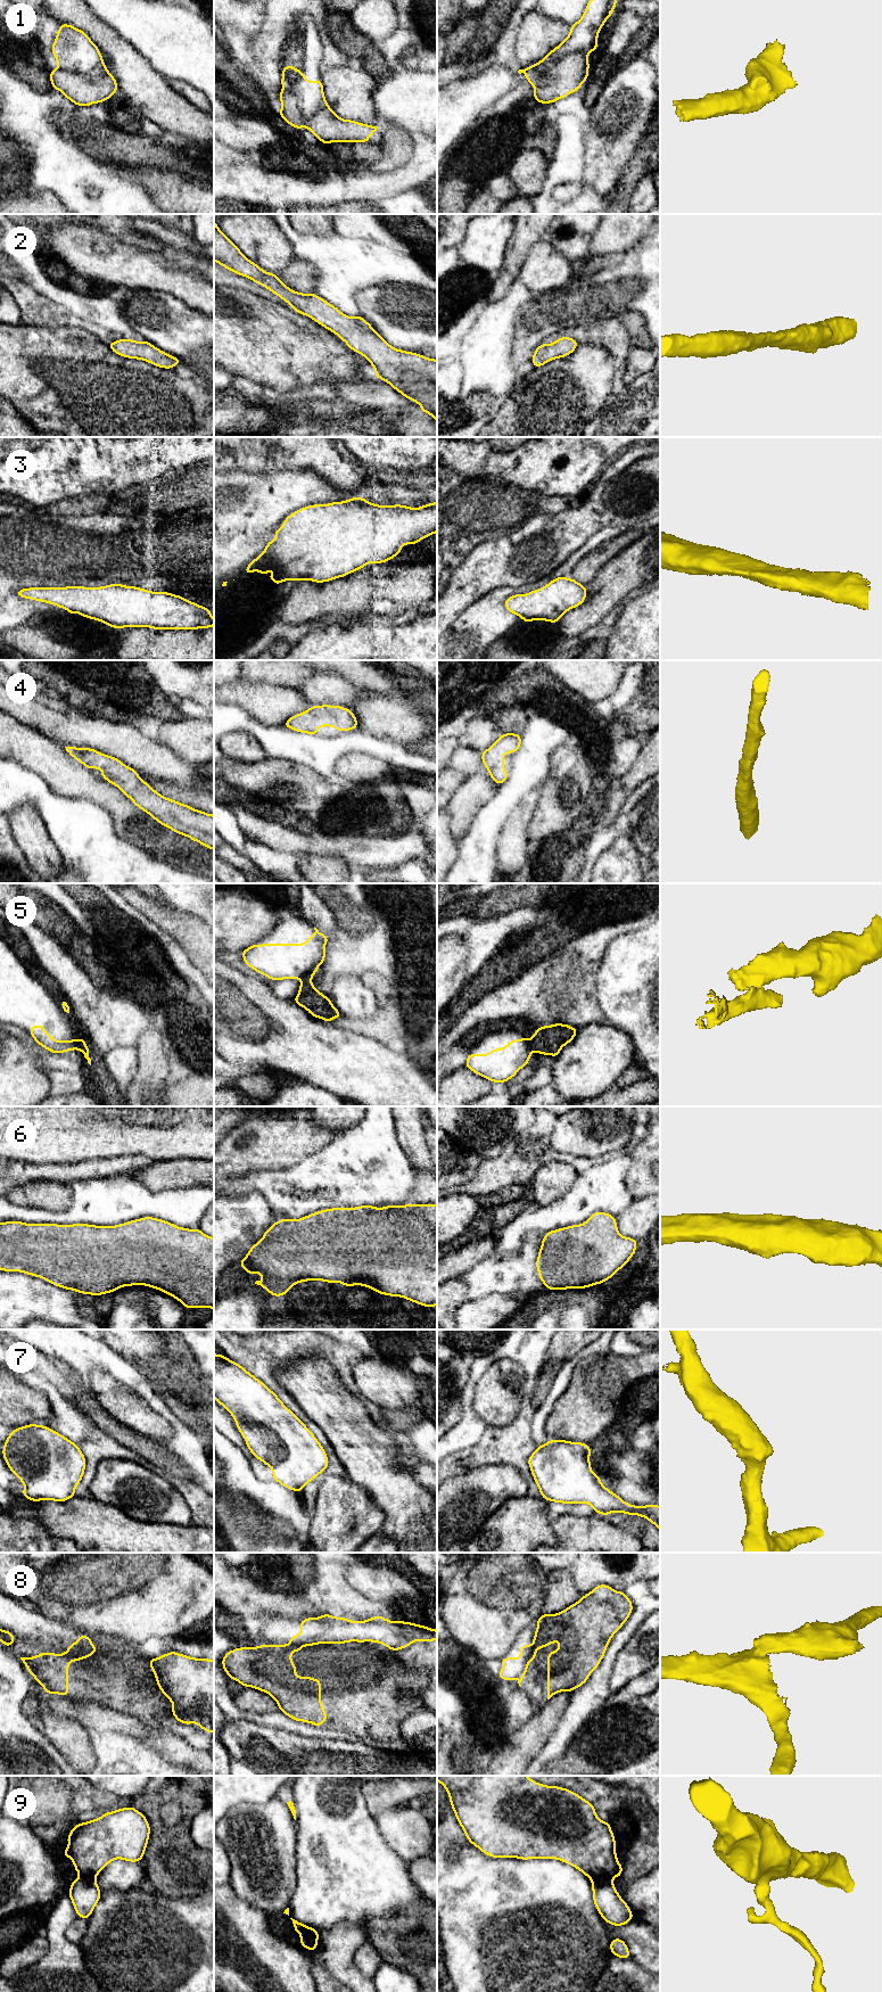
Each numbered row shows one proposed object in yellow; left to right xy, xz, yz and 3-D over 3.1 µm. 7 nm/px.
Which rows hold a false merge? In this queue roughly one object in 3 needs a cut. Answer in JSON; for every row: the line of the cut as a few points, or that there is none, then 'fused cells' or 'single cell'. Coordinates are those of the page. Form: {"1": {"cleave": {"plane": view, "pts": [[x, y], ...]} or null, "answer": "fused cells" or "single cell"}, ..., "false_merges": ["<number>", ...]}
{"1": {"cleave": {"plane": "yz", "pts": [[587, 52], [569, 51], [562, 55], [549, 66], [534, 84]]}, "answer": "fused cells"}, "2": {"cleave": null, "answer": "single cell"}, "3": {"cleave": null, "answer": "single cell"}, "4": {"cleave": null, "answer": "single cell"}, "5": {"cleave": {"plane": "yz", "pts": [[534, 1038], [532, 1050]]}, "answer": "fused cells"}, "6": {"cleave": null, "answer": "single cell"}, "7": {"cleave": null, "answer": "single cell"}, "8": {"cleave": {"plane": "yz", "pts": [[533, 1646], [526, 1667], [521, 1671]]}, "answer": "fused cells"}, "9": {"cleave": {"plane": "yz", "pts": [[611, 1877], [595, 1878], [592, 1882]]}, "answer": "fused cells"}, "false_merges": ["1", "5", "8", "9"]}

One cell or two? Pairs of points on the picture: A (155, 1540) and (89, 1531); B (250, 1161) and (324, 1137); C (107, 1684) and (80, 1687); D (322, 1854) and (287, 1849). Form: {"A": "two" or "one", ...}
{"A": "one", "B": "one", "C": "one", "D": "two"}

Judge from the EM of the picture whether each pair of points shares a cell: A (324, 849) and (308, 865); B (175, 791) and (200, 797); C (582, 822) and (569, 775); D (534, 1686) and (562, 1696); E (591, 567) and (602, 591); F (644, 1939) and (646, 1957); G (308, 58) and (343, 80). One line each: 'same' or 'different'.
A: different
B: same
C: different
D: different
E: different
F: same
G: different

